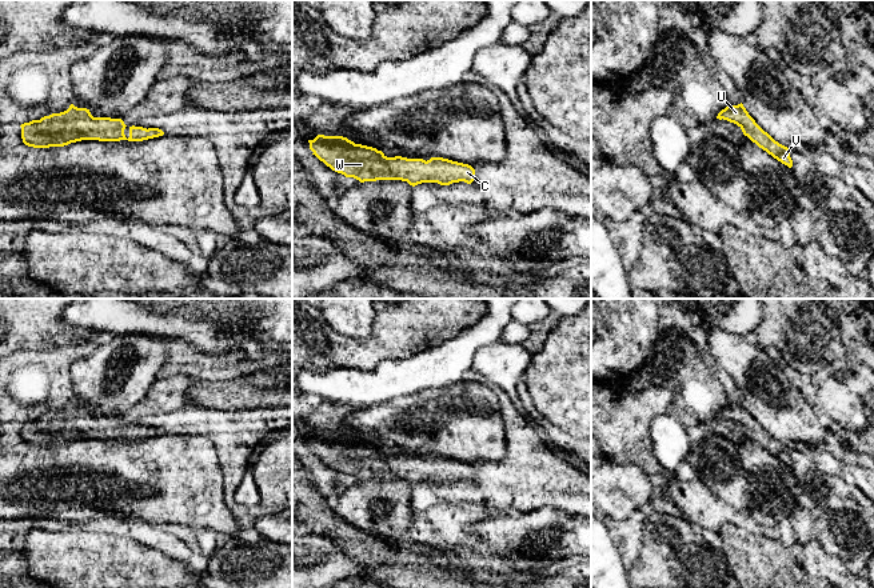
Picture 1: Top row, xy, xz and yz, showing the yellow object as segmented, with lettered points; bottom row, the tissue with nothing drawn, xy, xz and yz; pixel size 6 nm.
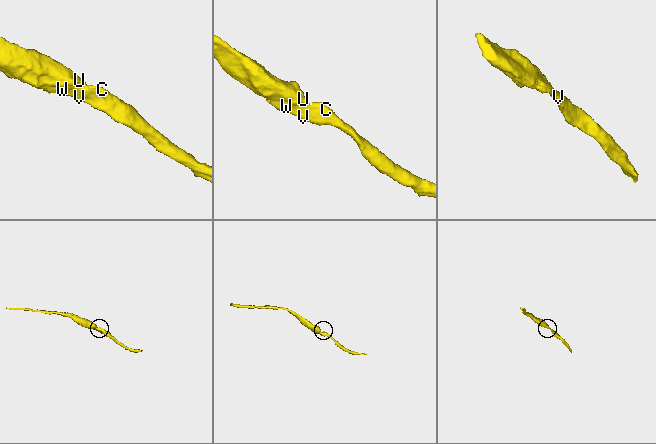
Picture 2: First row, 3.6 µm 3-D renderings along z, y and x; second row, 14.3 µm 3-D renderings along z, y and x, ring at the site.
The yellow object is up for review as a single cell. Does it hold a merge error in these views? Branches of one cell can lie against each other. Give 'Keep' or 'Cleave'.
Keep

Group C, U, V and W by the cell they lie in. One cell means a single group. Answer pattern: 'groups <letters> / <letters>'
groups C U V W

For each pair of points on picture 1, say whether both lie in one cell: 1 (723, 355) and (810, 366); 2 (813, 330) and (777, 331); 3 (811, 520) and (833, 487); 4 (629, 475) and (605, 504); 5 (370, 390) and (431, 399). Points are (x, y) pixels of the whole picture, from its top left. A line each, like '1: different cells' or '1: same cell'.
1: different cells
2: same cell
3: same cell
4: same cell
5: different cells

